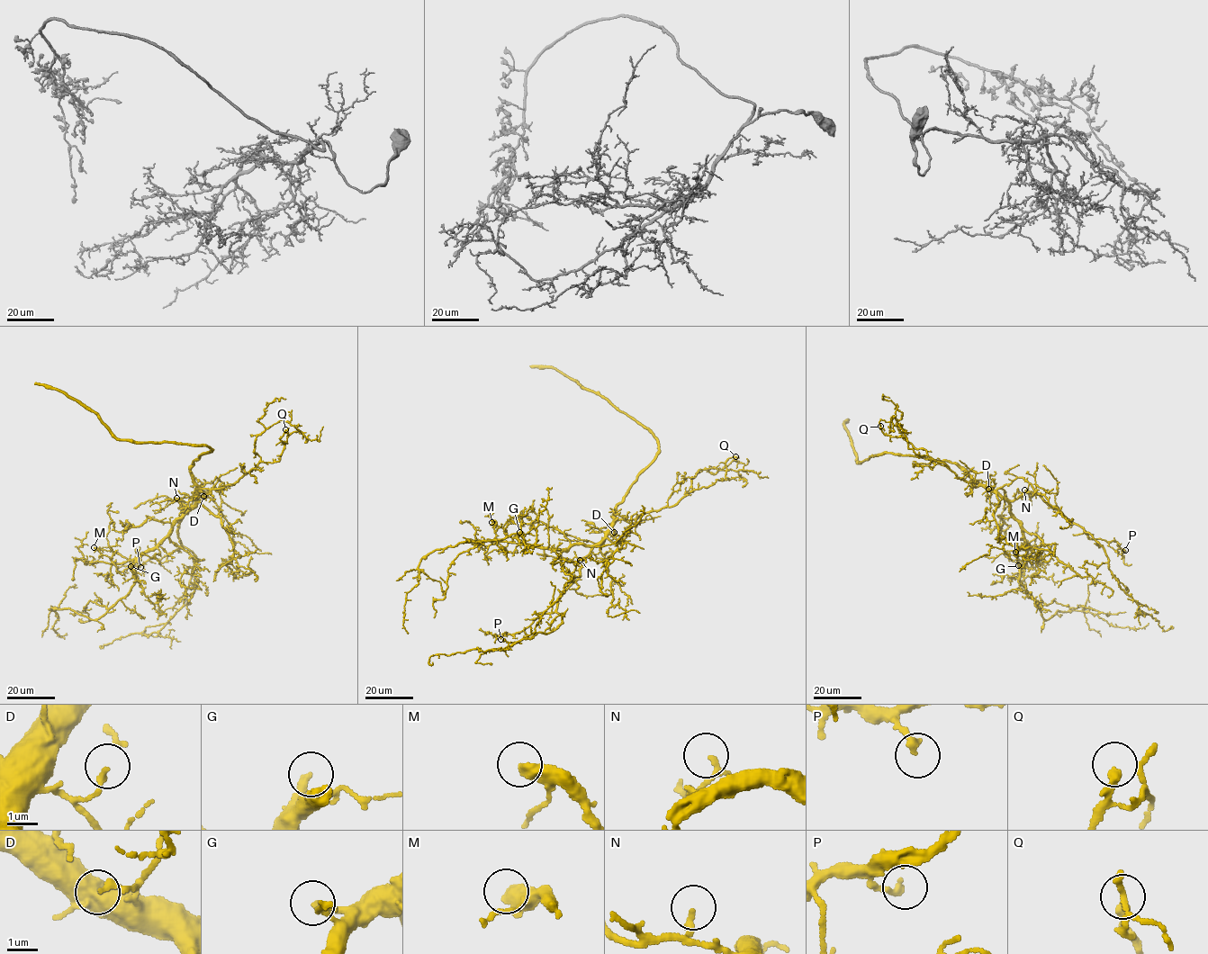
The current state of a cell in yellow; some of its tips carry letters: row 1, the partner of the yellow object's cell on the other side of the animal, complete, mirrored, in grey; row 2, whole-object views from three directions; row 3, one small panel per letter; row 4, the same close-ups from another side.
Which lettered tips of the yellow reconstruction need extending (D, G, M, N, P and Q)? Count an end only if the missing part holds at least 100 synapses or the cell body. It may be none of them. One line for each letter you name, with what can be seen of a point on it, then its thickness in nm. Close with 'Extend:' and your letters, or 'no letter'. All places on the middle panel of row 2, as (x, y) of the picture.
G: Place: (519, 532). Thickness 280 nm
Extend: G

